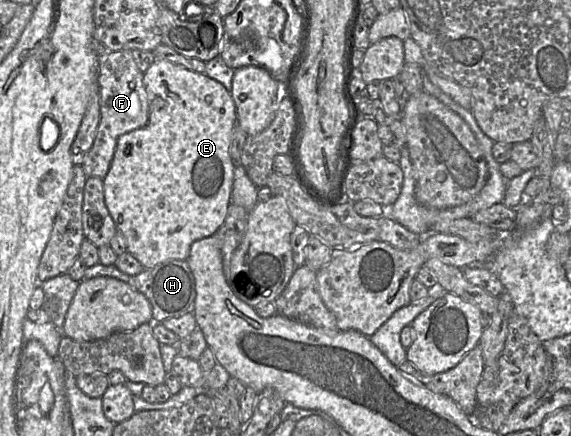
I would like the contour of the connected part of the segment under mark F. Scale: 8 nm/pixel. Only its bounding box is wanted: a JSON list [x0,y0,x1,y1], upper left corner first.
[81,51,149,179]

